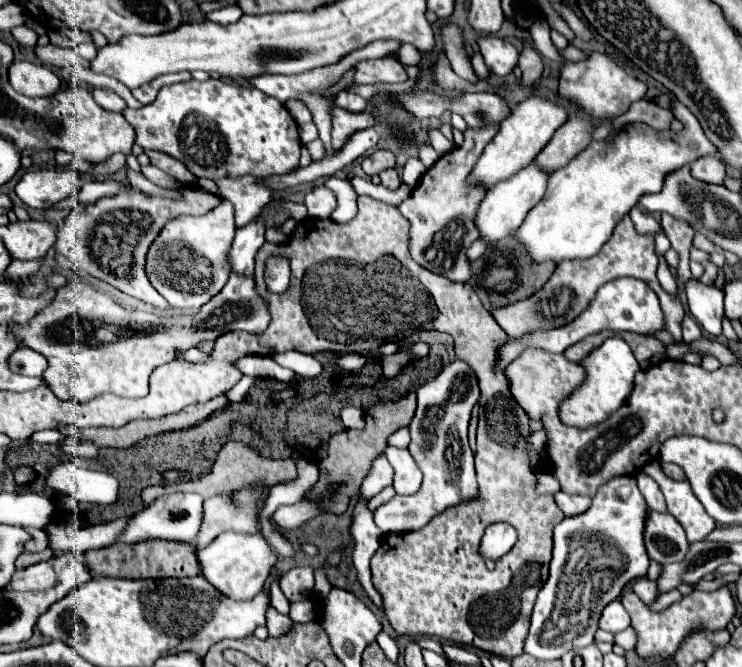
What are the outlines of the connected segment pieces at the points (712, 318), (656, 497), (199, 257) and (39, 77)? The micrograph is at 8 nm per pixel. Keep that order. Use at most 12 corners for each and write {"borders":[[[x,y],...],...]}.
{"borders":[[[698,280],[686,284],[698,326],[722,334],[724,292]],[[638,472],[638,488],[648,506],[666,512],[666,502],[658,484]],[[228,200],[170,220],[146,274],[170,306],[200,308],[230,276]],[[12,62],[12,88],[30,98],[52,96],[58,76],[40,64]]]}

